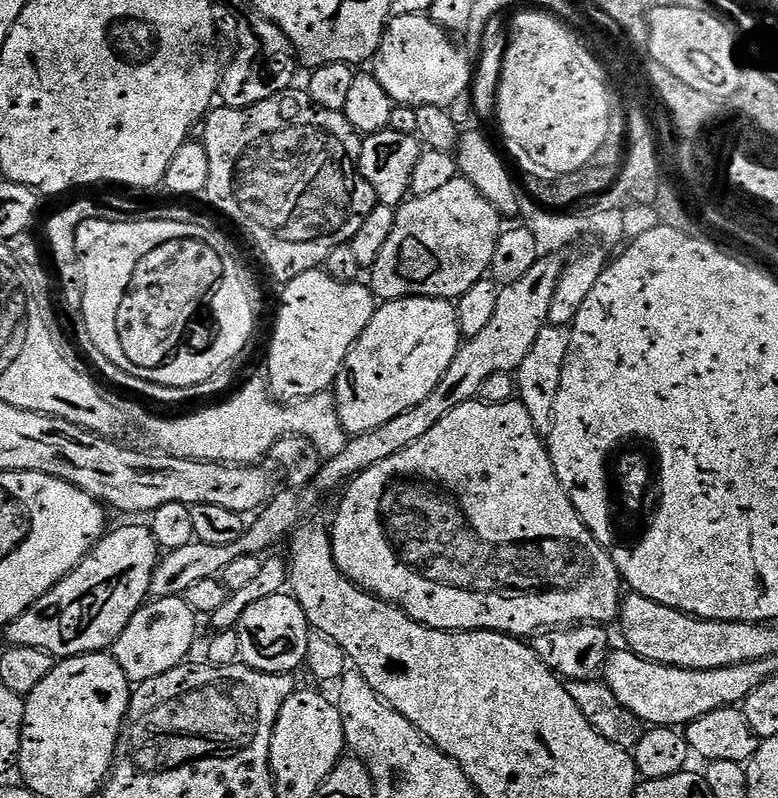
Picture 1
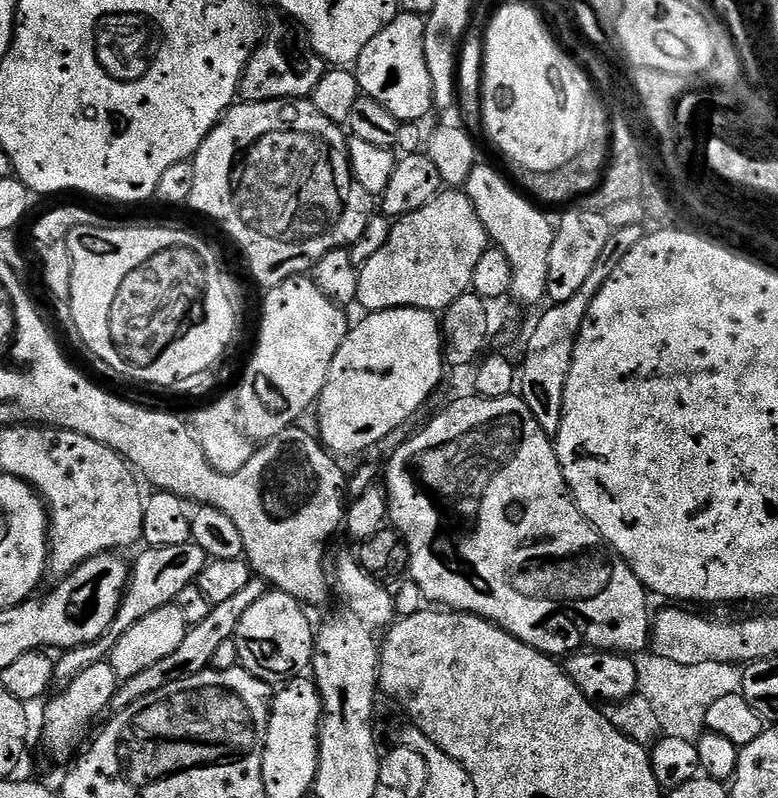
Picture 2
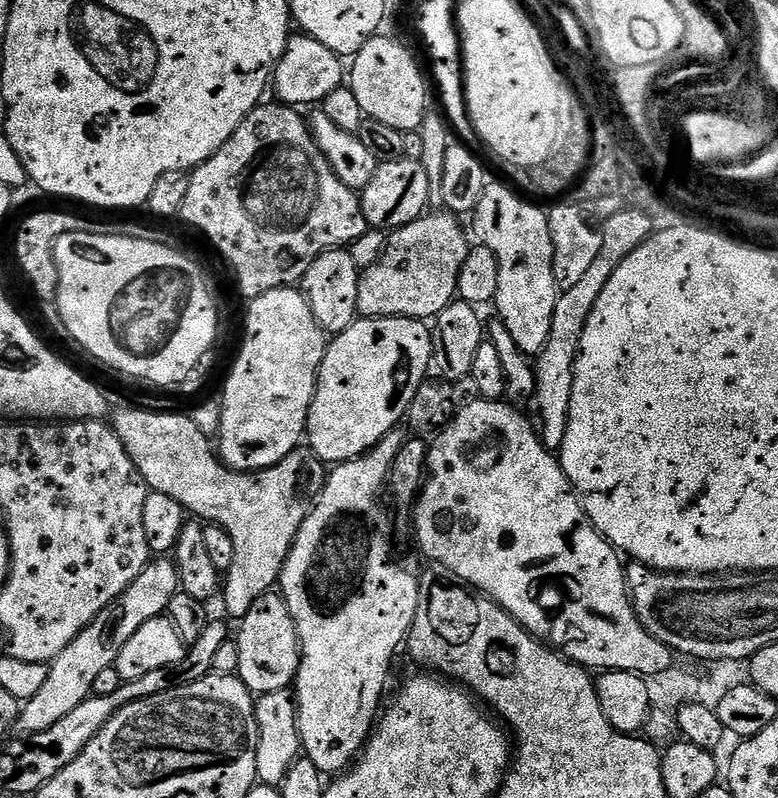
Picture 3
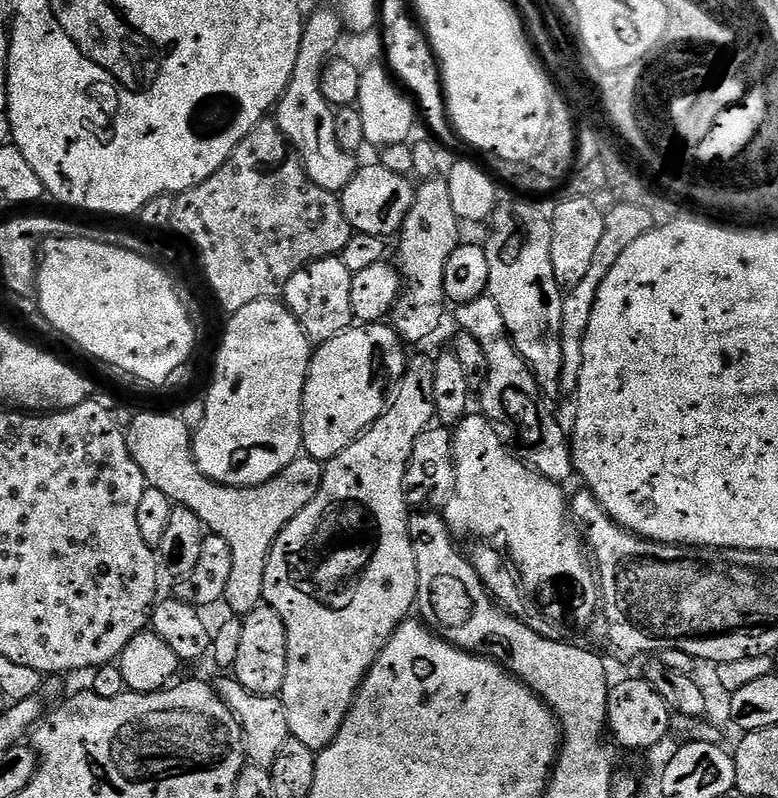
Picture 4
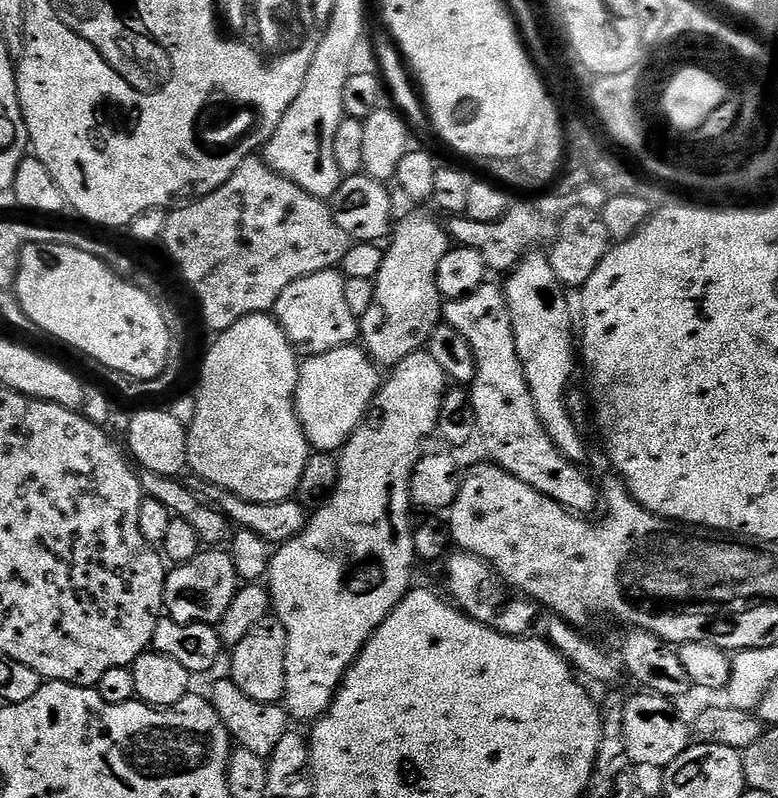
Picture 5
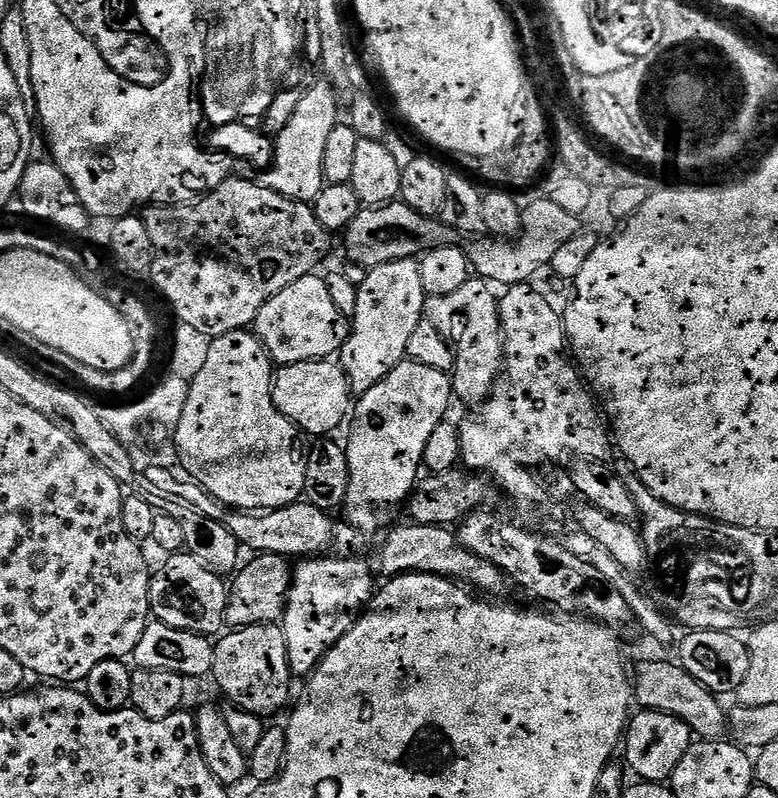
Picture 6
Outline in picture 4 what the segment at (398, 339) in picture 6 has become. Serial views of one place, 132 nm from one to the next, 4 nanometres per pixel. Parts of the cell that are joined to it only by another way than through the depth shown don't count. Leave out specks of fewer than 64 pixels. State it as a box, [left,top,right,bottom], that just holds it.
[390,179,462,346]

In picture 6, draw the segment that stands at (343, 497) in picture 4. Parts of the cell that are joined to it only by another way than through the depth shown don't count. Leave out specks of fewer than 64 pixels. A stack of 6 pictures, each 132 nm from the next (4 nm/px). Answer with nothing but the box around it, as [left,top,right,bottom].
[282,358,454,677]

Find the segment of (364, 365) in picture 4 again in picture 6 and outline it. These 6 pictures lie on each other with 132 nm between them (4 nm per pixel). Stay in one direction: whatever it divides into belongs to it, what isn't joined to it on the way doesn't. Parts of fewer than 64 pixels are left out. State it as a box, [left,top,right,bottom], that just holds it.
[272,359,354,438]

